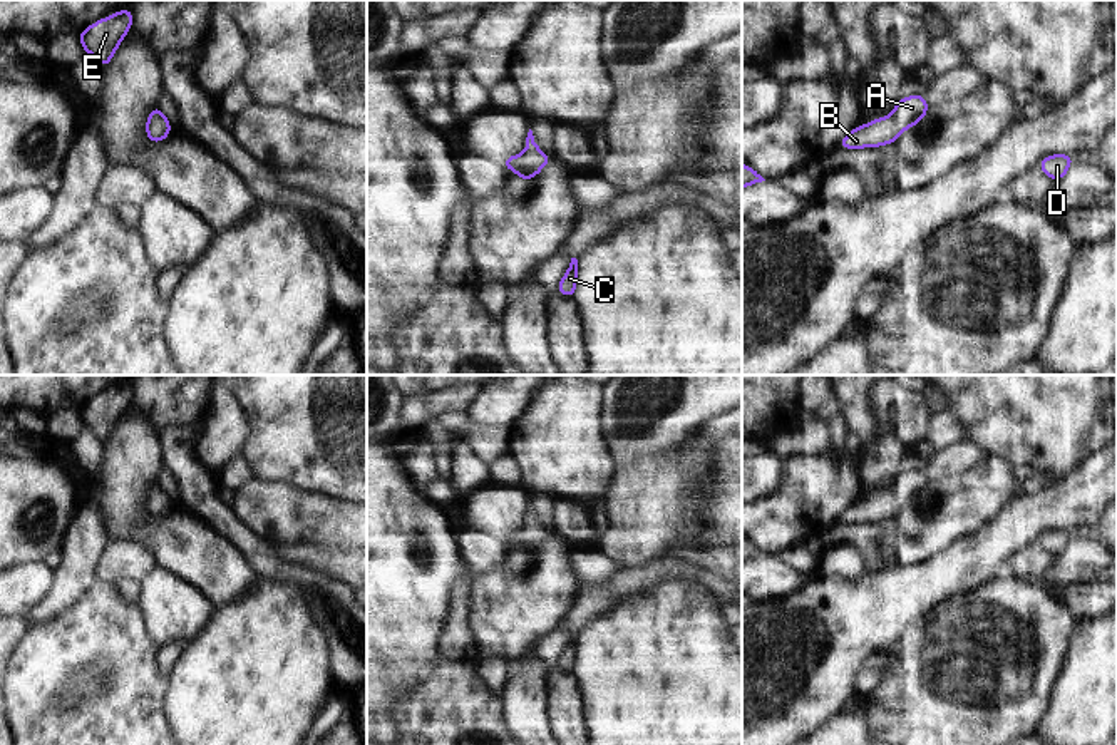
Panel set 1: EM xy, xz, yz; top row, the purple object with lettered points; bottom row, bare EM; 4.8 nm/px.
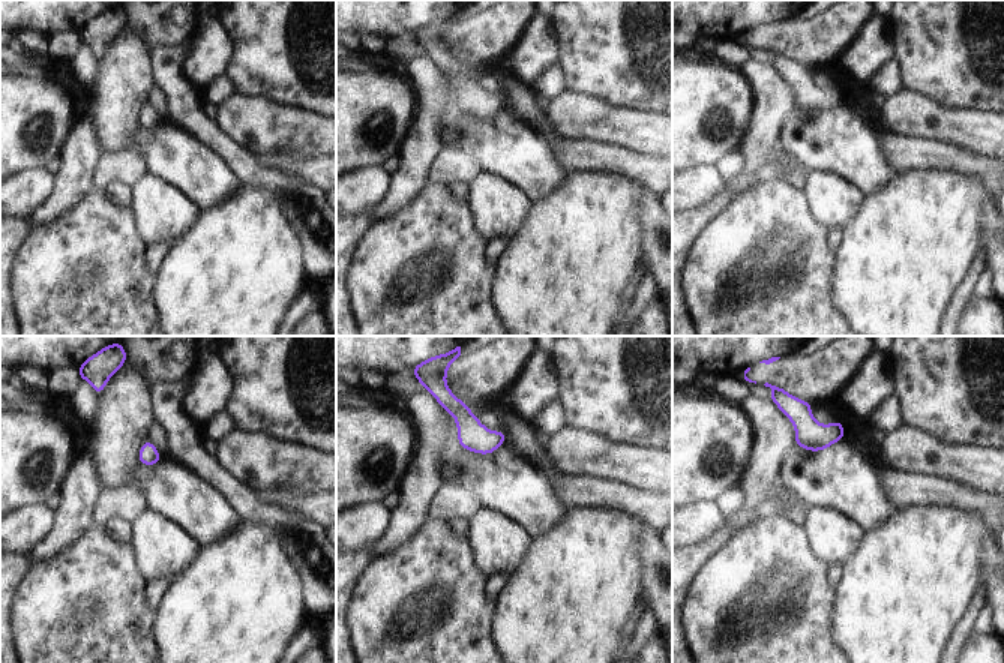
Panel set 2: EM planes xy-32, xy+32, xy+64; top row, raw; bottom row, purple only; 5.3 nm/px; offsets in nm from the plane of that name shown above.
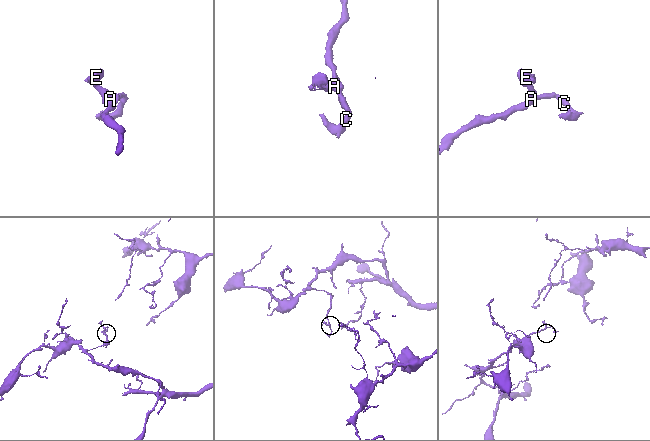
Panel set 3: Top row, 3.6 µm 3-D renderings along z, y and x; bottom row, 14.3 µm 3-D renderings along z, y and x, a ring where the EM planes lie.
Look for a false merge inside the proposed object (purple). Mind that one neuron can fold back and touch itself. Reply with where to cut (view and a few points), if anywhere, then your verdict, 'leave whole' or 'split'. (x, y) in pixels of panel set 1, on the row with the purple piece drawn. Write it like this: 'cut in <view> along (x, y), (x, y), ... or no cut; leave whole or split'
no cut; leave whole

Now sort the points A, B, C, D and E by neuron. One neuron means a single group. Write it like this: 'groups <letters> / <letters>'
groups A B C D E

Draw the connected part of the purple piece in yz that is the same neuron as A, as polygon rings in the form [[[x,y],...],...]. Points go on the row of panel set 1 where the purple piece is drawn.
[[[914,94],[898,99],[888,117],[878,117],[869,124],[854,127],[842,137],[837,147],[862,149],[893,144],[899,139],[903,131],[919,124],[928,110],[929,107],[924,95]]]

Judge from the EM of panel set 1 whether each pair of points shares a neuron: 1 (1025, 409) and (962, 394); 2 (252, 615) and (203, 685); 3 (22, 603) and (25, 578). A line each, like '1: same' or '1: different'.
1: same
2: same
3: same

